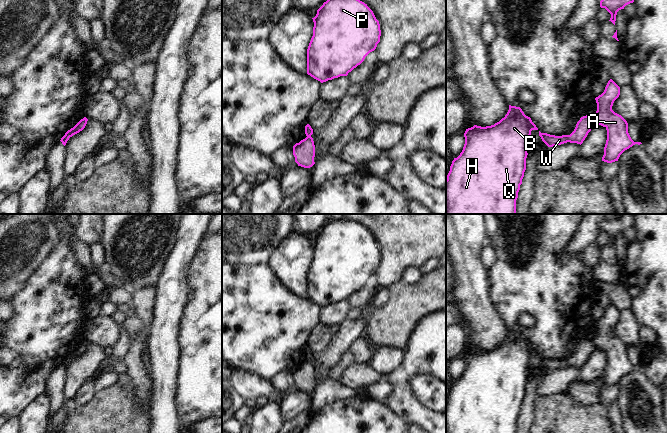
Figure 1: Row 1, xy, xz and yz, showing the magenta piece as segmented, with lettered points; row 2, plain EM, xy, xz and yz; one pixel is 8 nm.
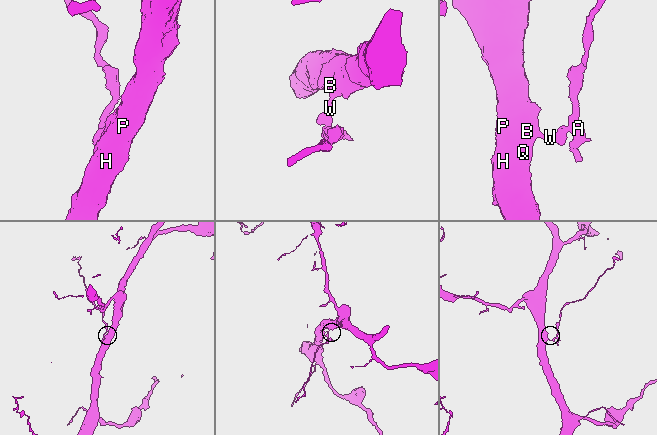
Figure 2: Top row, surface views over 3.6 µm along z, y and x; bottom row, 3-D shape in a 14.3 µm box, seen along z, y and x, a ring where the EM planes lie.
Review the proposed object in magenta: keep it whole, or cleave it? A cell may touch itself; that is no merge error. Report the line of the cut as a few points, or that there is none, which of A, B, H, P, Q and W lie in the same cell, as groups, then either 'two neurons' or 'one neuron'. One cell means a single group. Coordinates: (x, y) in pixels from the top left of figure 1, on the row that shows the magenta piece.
cut in yz along (591, 117), (595, 123); A / B H P Q W; two neurons

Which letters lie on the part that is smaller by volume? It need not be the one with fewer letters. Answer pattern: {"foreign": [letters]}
{"foreign": ["A"]}

